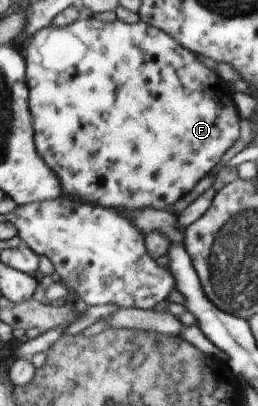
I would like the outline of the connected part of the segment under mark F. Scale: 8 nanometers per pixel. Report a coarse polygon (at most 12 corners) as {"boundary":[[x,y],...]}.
{"boundary":[[164,30],[25,45],[64,197],[173,210],[238,139],[232,85]]}

